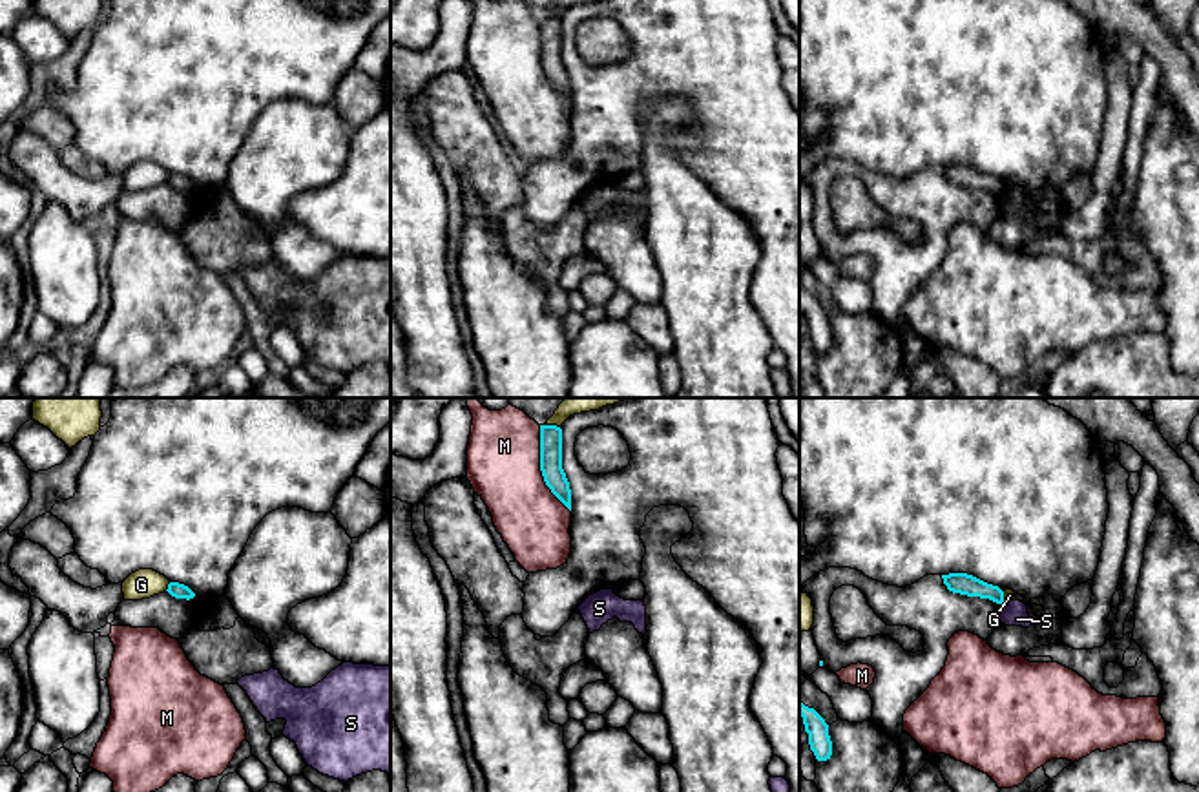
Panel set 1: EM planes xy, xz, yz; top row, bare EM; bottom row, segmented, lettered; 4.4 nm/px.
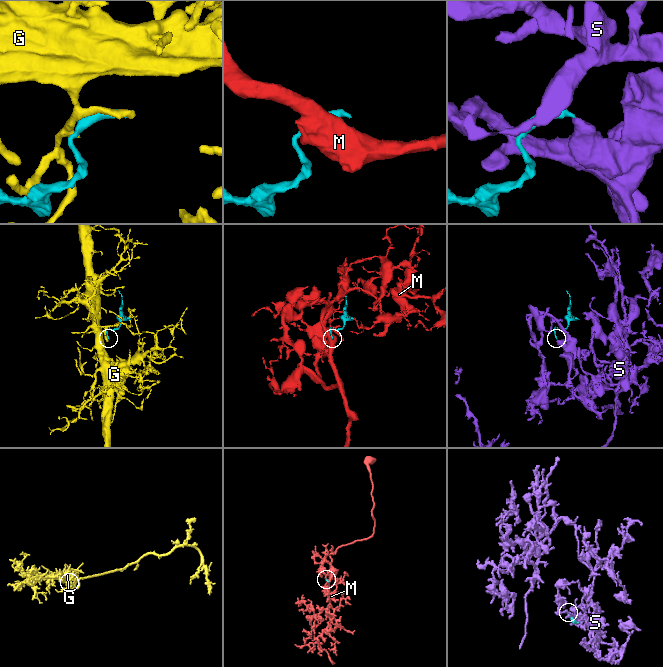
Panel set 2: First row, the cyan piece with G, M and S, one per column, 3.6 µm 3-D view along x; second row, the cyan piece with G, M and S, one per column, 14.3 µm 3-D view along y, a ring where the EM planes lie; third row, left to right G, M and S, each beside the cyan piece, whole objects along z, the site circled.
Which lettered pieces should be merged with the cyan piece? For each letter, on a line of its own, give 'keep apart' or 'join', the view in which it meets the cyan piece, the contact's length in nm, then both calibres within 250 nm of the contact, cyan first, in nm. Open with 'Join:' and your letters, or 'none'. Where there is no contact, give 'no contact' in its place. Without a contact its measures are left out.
Join: none
G: keep apart | xy | 50 nm | 70/130 nm
M: keep apart | xz | 400 nm | 100/320 nm
S: keep apart | yz | 40 nm | 100/110 nm

